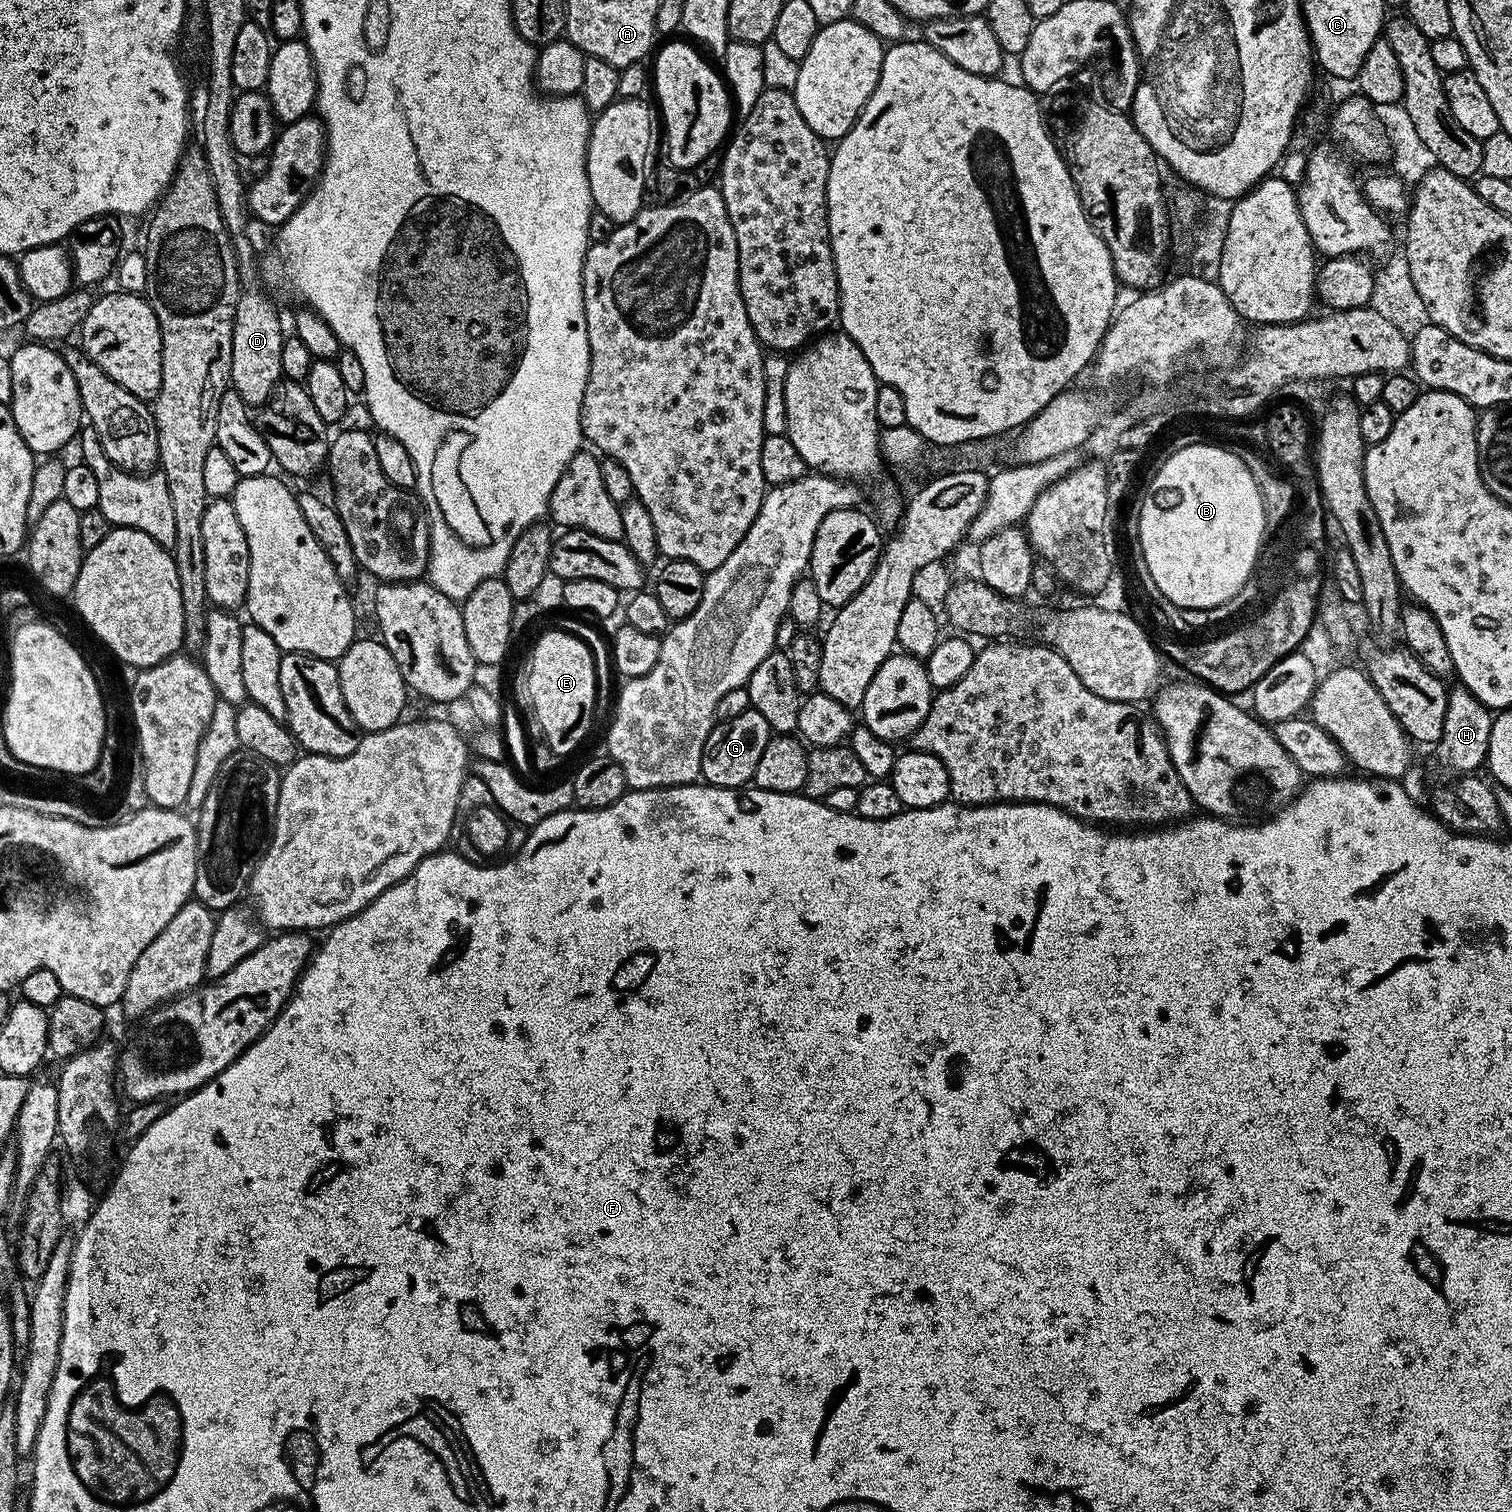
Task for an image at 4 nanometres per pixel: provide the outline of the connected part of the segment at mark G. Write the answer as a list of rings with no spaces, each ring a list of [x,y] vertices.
[[[751,706],[738,714],[738,718],[713,723],[702,750],[700,775],[703,783],[710,784],[713,788],[741,789],[751,785],[756,778],[758,761],[766,751],[766,742],[770,742],[773,734],[770,722],[766,722],[766,718],[762,718],[762,714],[758,714],[758,710]]]

